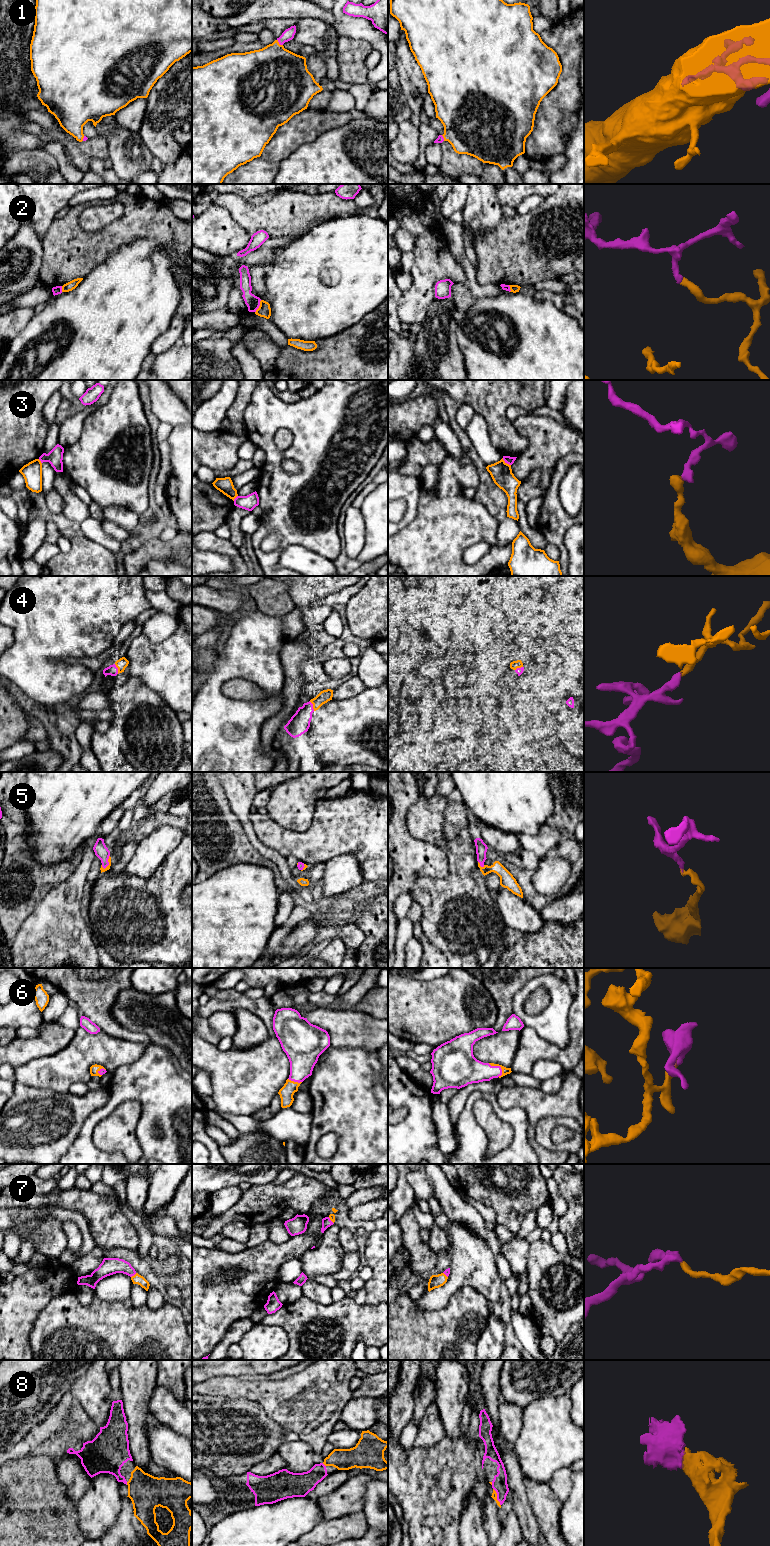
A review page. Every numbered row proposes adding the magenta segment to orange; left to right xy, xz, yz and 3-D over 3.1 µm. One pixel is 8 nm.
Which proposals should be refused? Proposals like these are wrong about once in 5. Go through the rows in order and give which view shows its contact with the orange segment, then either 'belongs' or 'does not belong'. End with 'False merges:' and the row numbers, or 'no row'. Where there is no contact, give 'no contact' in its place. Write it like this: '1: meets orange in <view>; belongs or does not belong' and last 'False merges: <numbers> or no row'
1: meets orange in xz; belongs
2: meets orange in xz; does not belong
3: meets orange in yz; does not belong
4: meets orange in xy; belongs
5: meets orange in xy; belongs
6: meets orange in yz; belongs
7: meets orange in xy; belongs
8: meets orange in yz; belongs
False merges: 2, 3

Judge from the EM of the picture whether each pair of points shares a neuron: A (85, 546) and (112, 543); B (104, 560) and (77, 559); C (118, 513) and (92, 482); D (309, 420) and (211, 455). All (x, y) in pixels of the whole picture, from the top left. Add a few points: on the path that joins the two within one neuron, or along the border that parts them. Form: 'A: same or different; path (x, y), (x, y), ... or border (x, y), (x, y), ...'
A: different; border (83, 534), (112, 553)
B: same; path (97, 560), (84, 560)
C: different; border (103, 508), (109, 505), (119, 505), (135, 512)
D: different; border (245, 434), (248, 438)

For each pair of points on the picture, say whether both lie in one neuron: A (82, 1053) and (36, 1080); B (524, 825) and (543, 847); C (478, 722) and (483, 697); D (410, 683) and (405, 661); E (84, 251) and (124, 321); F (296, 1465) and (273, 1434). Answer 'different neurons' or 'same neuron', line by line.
A: same neuron
B: different neurons
C: same neuron
D: different neurons
E: different neurons
F: different neurons

